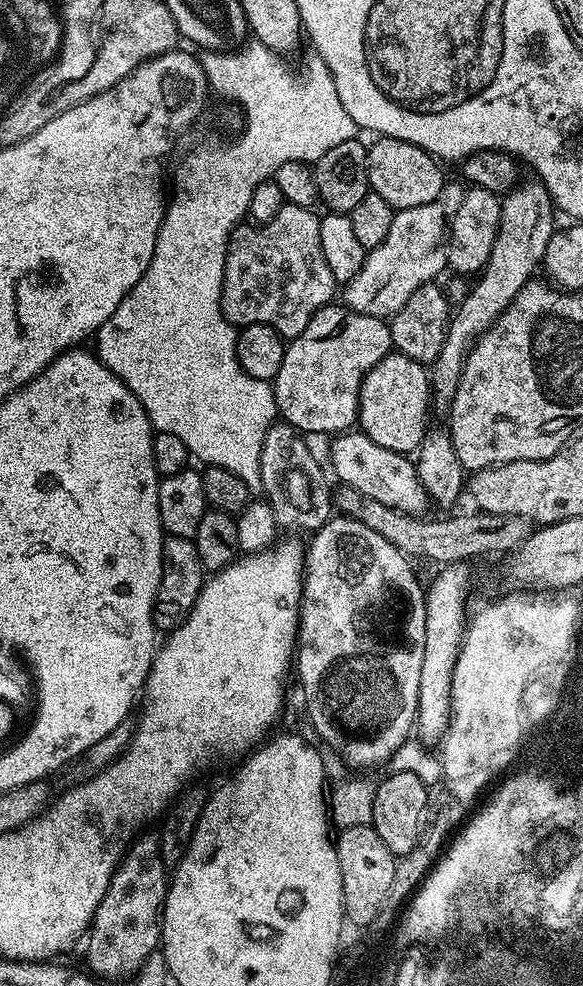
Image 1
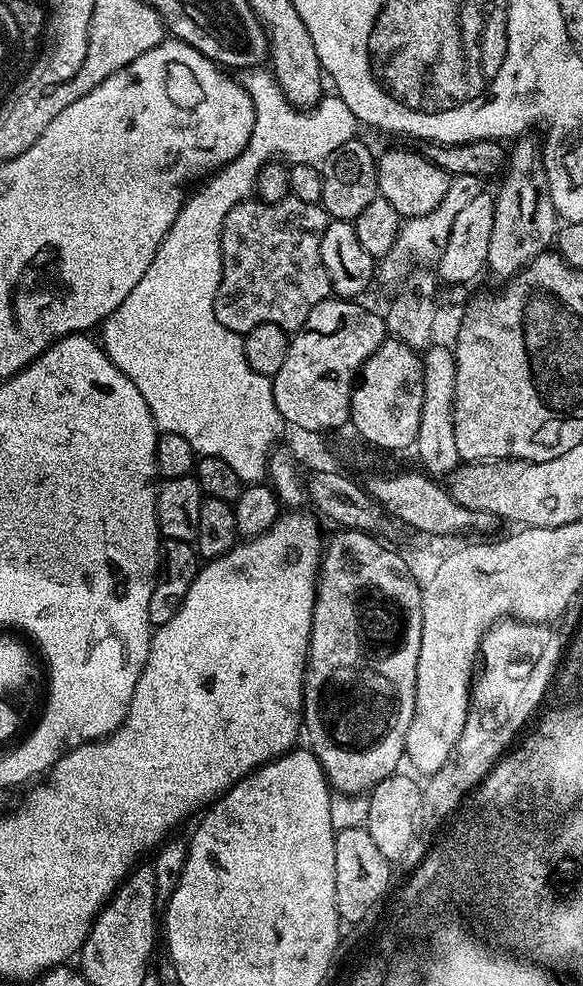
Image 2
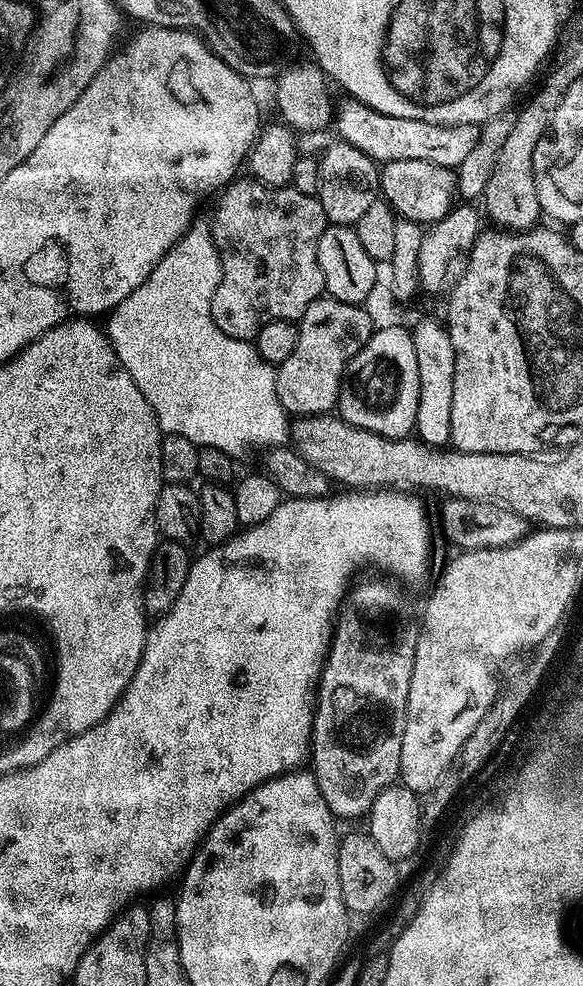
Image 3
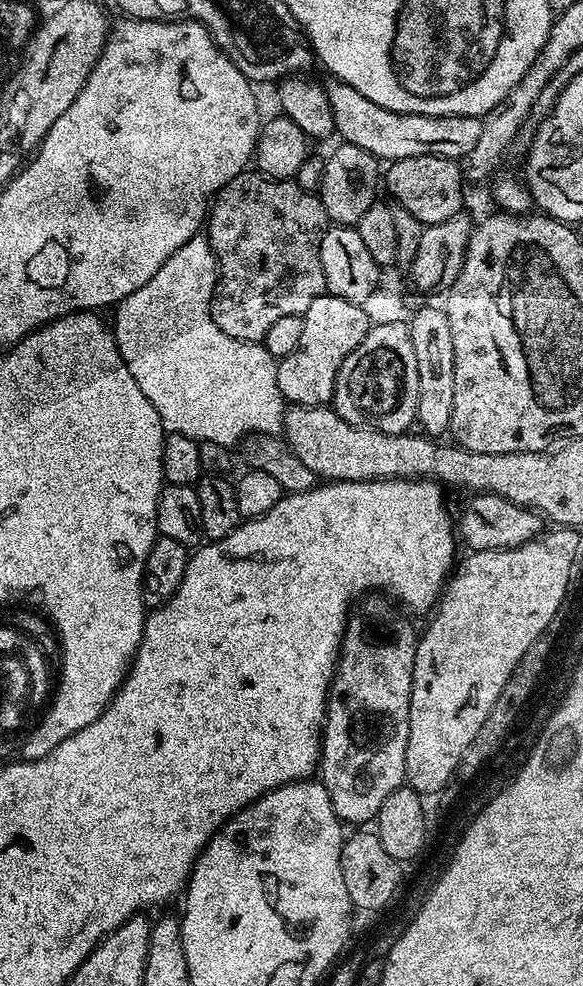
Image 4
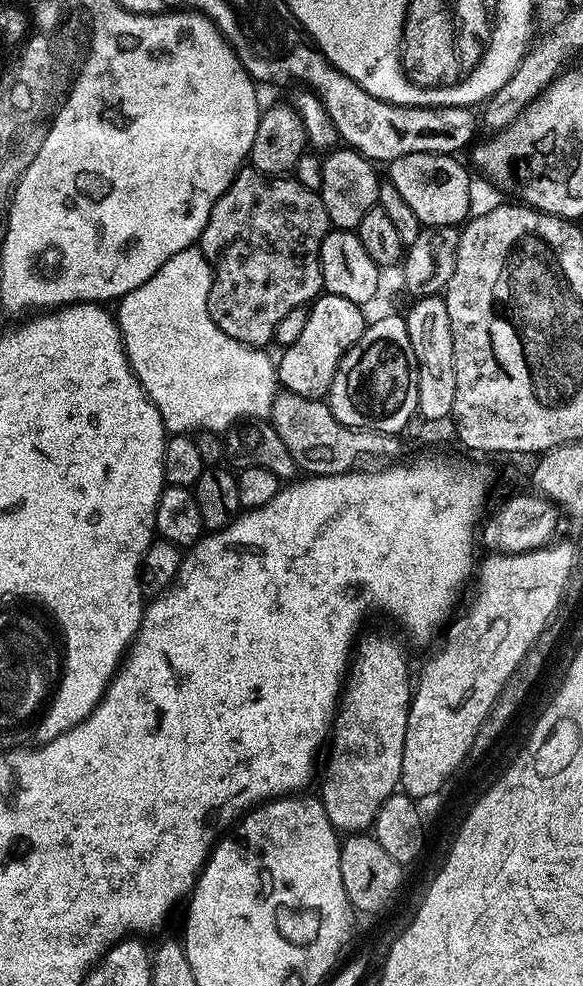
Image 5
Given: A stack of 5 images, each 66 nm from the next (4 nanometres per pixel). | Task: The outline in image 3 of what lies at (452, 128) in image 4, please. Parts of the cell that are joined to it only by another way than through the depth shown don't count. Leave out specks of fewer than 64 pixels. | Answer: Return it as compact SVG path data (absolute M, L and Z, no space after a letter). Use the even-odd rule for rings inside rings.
M344 98L341 104L339 101L334 124L340 127L339 139L343 143L353 144L377 162L418 158L456 170L480 145L480 128L475 124L430 124L412 118L394 118L351 98Z

